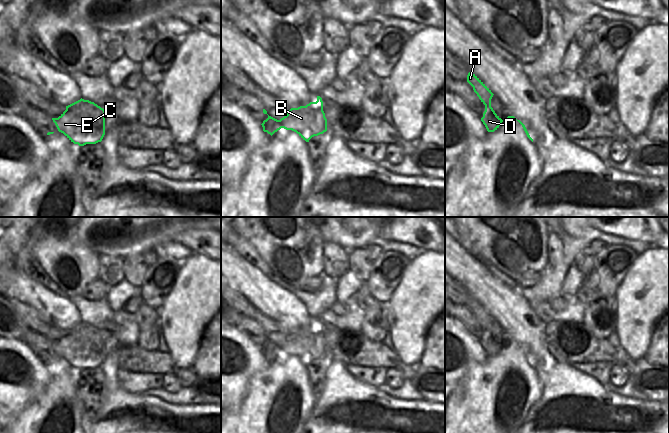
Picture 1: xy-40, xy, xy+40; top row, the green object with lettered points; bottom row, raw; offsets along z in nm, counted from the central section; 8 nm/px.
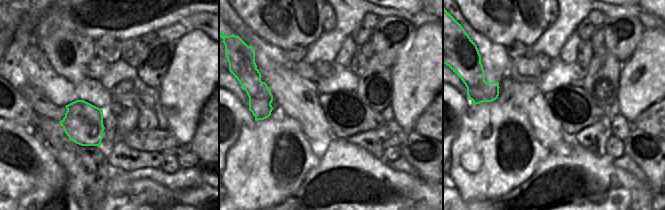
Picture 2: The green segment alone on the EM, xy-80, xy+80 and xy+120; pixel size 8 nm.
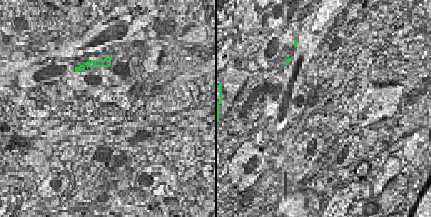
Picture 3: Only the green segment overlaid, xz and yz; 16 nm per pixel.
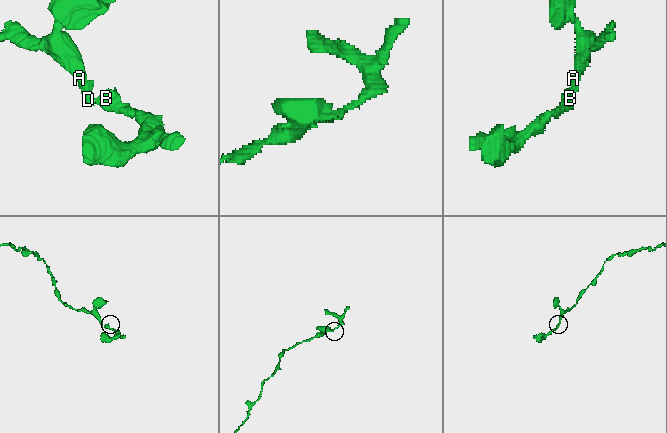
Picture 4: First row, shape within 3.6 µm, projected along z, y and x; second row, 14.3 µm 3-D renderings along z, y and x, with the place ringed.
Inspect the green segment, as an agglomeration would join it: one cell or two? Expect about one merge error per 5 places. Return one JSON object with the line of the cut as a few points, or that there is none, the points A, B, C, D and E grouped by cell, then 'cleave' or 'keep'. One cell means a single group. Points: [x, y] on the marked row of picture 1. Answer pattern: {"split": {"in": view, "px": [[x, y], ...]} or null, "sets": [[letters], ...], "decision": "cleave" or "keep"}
{"split": null, "sets": [["A", "B", "C", "D", "E"]], "decision": "keep"}

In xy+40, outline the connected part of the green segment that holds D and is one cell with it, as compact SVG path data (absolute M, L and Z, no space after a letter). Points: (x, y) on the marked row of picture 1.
M472 72L467 75L467 82L473 87L481 102L485 105L485 111L481 121L485 125L488 132L494 132L499 128L503 120L495 113L491 107L491 99L493 93L491 90Z

